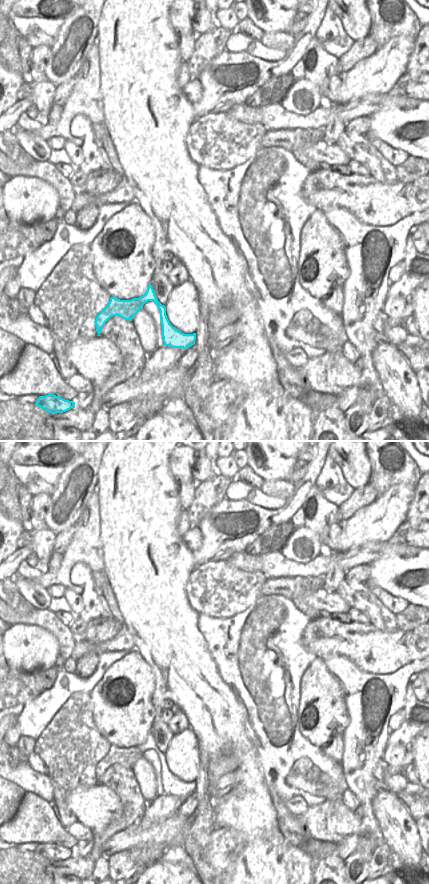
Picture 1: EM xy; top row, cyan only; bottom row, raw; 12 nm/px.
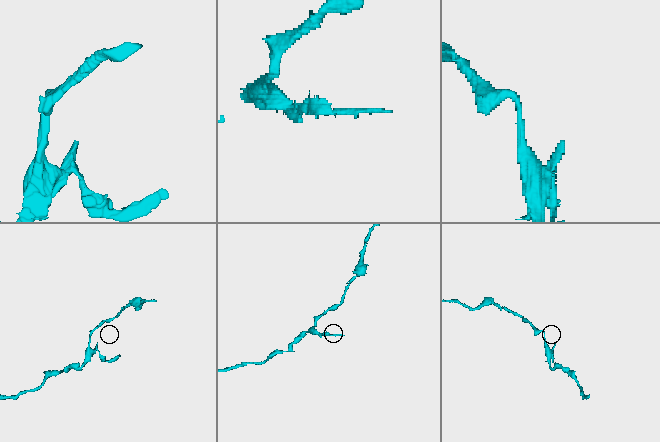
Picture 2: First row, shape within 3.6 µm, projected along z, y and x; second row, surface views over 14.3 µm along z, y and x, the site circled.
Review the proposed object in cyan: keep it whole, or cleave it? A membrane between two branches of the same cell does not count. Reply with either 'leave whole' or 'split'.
split

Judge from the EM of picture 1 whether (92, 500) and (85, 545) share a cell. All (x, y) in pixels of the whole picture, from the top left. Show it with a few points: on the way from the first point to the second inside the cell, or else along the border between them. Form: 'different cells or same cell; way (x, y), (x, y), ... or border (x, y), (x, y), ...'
same cell; way (91, 511), (87, 534)

